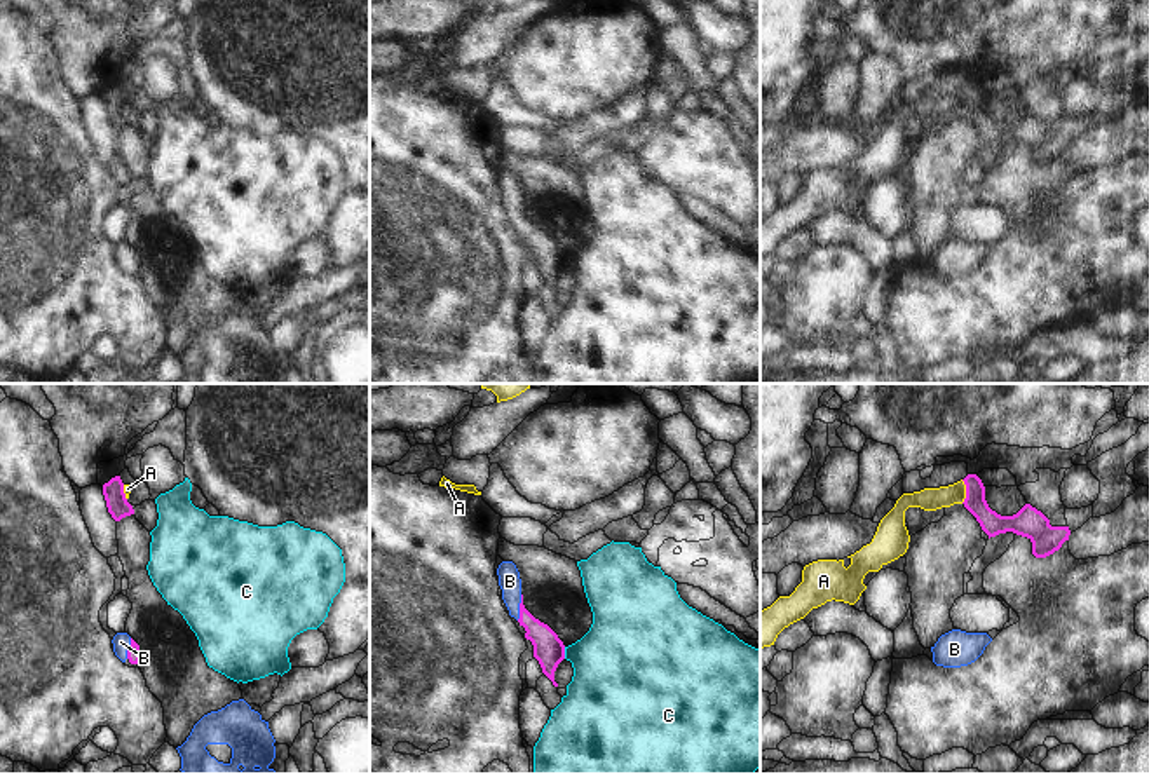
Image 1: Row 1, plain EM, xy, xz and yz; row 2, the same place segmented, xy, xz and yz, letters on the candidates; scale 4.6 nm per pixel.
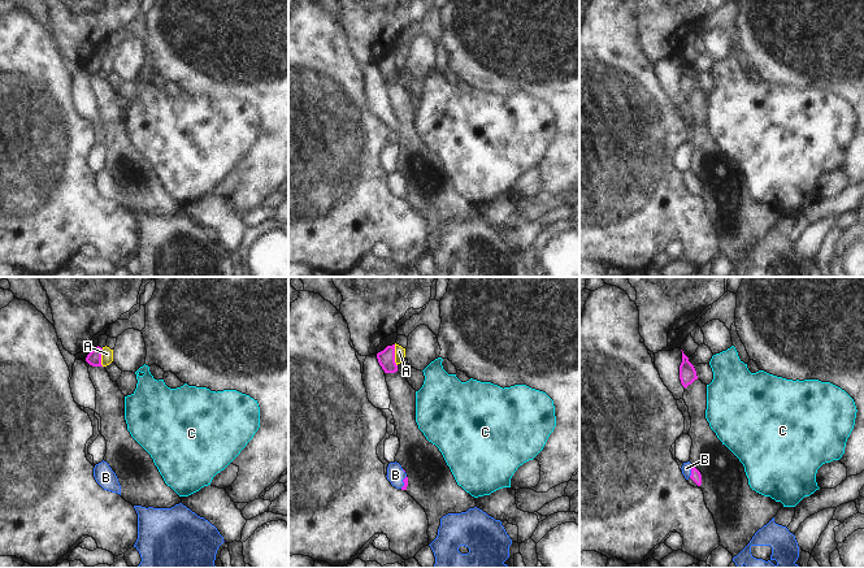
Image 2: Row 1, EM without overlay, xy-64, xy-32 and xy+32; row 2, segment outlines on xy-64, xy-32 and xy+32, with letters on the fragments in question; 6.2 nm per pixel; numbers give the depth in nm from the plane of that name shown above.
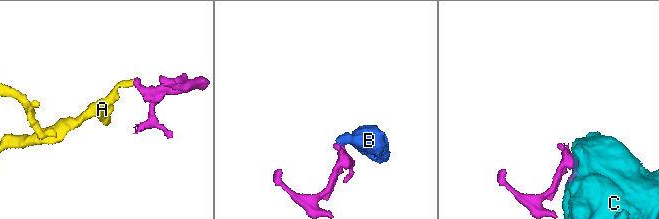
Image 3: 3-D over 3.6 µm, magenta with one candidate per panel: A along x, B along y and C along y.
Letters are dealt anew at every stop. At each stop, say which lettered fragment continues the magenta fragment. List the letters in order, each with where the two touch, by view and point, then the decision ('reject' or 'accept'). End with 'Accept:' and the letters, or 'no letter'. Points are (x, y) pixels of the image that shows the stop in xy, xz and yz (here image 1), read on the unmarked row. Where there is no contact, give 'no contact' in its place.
A: yz (966, 101) | reject
B: xz (520, 217) | accept
C: xz (564, 262) | reject
Accept: B

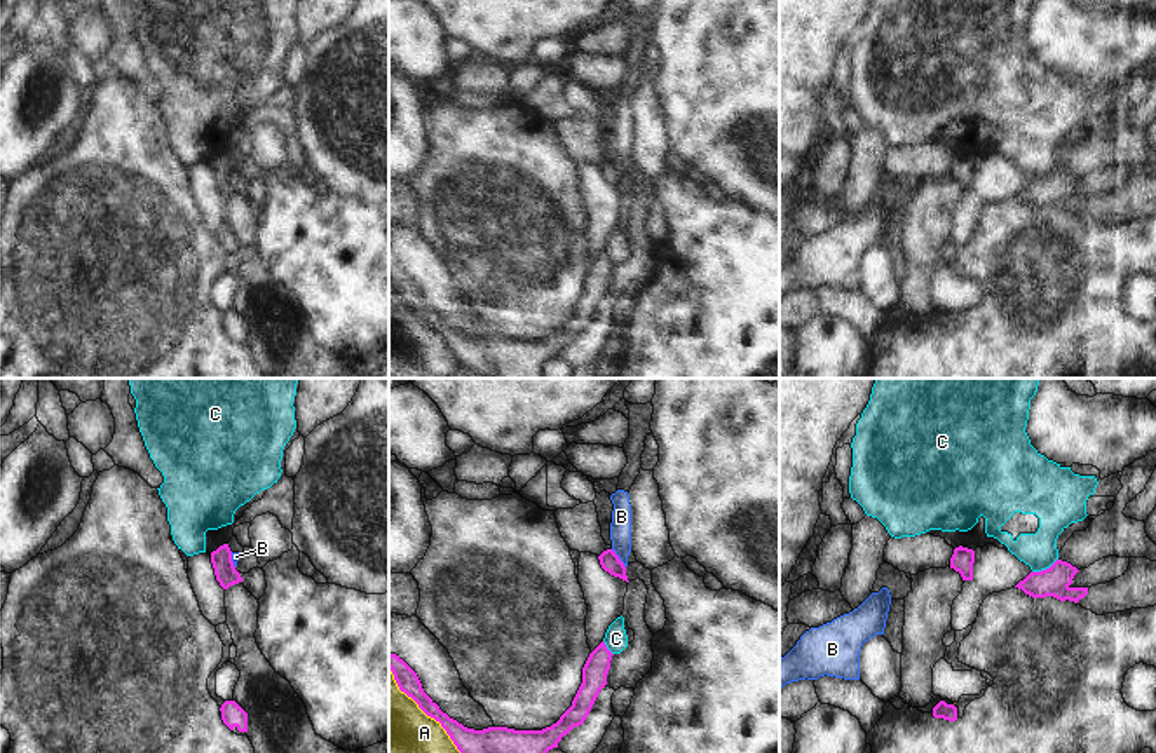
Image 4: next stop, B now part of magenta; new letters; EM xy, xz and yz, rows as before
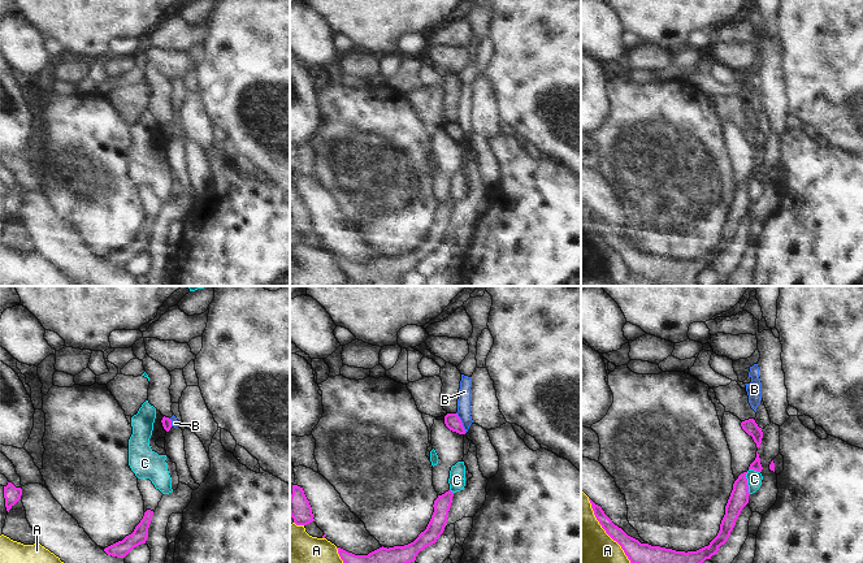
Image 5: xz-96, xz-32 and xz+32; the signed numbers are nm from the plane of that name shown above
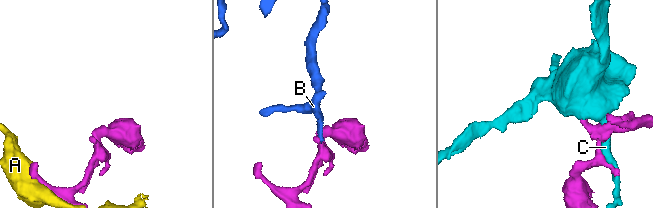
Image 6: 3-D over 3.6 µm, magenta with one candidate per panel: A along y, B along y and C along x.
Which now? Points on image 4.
A: xz (426, 323) | reject
B: xz (618, 168) | reject
C: yz (1047, 178) | reject
Accept: no letter

